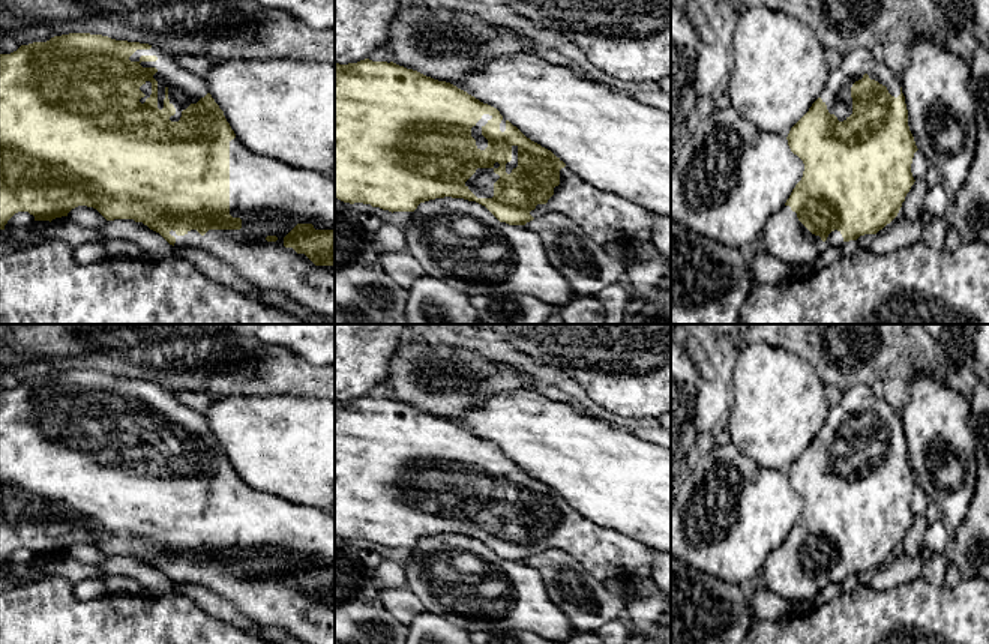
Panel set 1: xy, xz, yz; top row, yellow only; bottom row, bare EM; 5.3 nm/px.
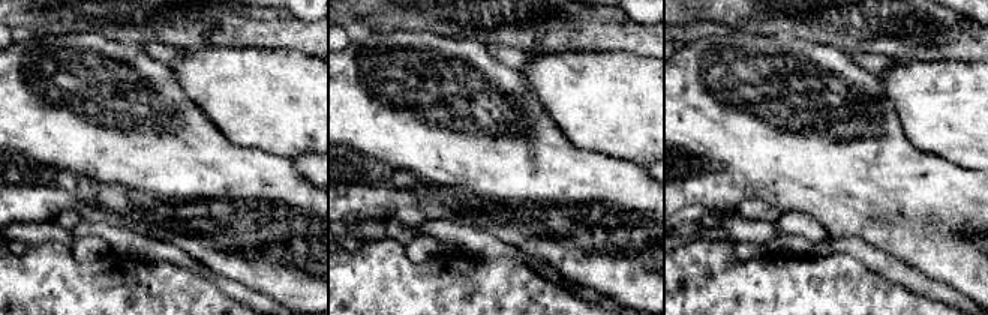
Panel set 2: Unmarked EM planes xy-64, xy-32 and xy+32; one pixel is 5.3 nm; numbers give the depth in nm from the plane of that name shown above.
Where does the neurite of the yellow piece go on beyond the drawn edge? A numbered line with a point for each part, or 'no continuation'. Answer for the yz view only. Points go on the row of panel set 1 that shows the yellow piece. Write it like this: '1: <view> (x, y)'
1: yz (836, 93)

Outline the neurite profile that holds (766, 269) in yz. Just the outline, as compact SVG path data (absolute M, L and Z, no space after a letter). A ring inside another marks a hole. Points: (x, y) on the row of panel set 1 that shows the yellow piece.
M767 251L750 254L749 264L755 284L779 284L789 279L788 264L770 255Z

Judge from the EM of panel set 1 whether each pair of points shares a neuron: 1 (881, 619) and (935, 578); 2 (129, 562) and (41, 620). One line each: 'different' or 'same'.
1: different
2: different

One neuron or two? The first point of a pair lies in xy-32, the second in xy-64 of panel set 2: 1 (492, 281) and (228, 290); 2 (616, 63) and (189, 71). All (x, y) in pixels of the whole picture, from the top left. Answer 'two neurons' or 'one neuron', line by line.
1: two neurons
2: one neuron

